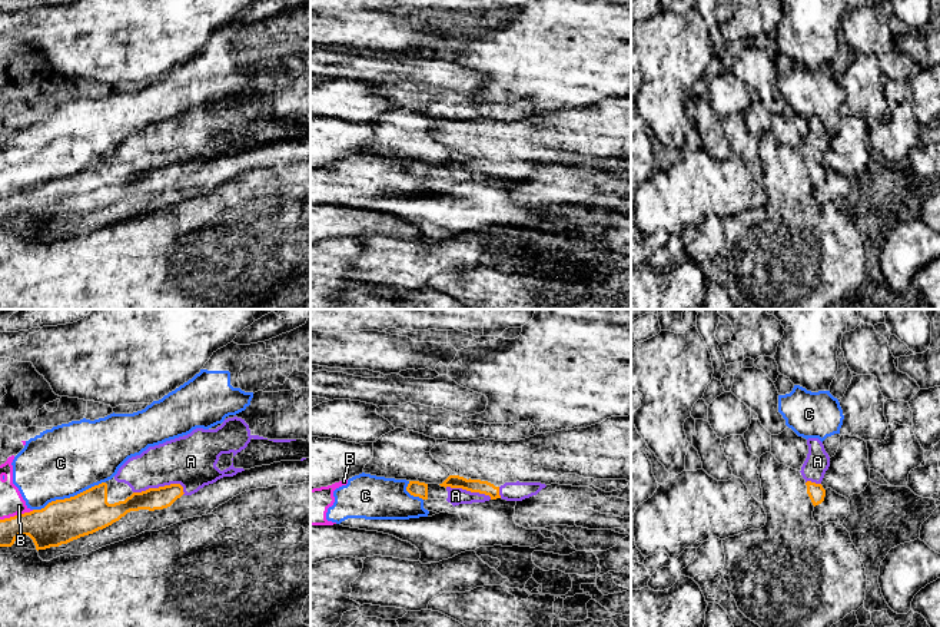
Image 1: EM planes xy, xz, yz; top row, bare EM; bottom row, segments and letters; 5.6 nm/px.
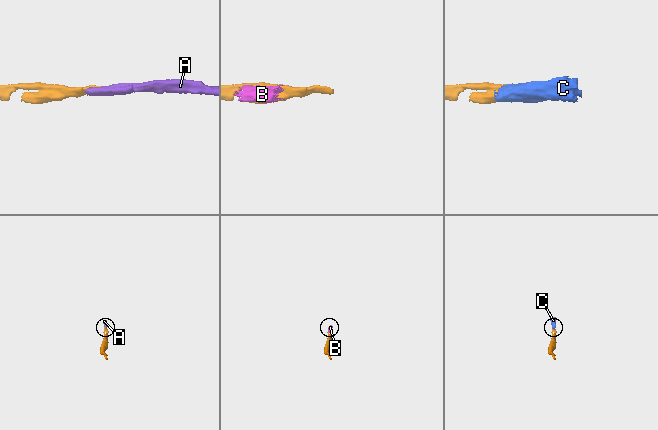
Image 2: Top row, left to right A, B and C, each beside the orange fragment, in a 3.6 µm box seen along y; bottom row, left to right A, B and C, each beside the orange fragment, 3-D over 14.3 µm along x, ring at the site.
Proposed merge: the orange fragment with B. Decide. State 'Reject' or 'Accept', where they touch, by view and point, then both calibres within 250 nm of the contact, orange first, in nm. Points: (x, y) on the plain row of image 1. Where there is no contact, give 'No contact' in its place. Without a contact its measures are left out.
Reject. Touches orange at xy (17, 193). Thickness 240 nm (orange) against 140 nm

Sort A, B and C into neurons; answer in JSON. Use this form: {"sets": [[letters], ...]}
{"sets": [["A"], ["B", "C"]]}

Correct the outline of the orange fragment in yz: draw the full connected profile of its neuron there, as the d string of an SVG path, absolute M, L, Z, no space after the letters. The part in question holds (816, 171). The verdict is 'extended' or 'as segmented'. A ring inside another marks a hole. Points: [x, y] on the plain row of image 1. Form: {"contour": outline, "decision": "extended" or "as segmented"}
{"contour": "M808 117L808 133L801 146L801 155L806 159L807 173L813 185L824 180L826 169L821 165L826 150L830 146L830 136L818 117Z", "decision": "extended"}

